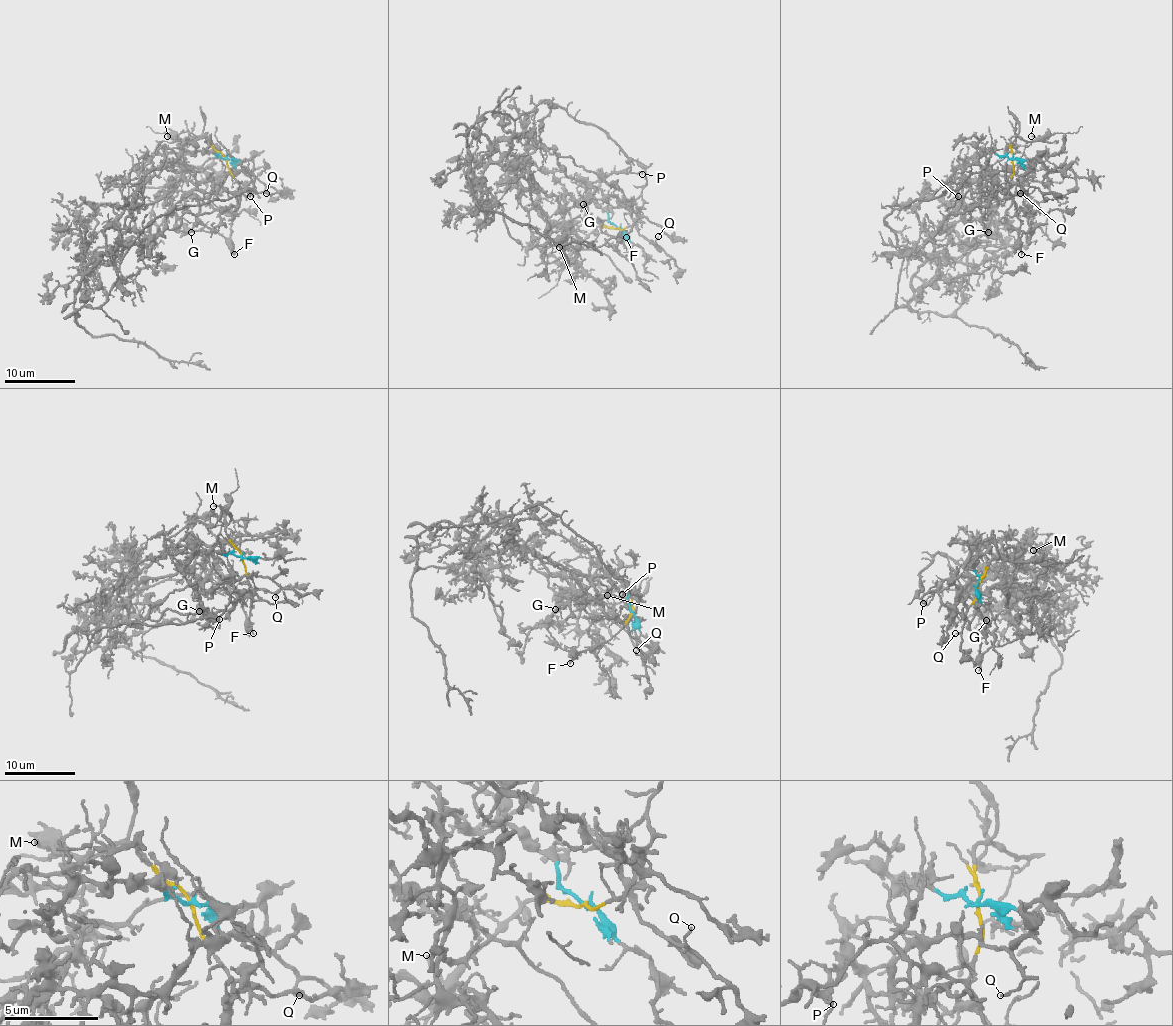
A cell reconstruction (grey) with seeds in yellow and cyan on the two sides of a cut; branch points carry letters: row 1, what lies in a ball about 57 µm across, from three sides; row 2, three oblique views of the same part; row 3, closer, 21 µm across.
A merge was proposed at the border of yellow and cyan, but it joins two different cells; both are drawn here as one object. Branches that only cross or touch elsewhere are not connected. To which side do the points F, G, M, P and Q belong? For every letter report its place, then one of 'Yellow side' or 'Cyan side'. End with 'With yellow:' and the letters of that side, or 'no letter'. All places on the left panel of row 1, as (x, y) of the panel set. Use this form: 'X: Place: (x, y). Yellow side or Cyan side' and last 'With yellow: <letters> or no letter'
F: Place: (234, 254). Yellow side
G: Place: (191, 232). Cyan side
M: Place: (167, 136). Yellow side
P: Place: (250, 196). Cyan side
Q: Place: (266, 193). Cyan side
With yellow: F, M

